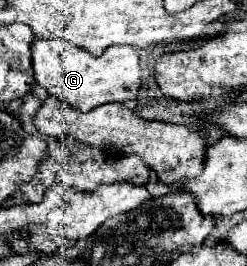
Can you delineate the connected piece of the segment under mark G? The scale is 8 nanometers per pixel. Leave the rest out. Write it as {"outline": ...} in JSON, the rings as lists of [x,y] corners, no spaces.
{"outline":[[[38,39],[32,43],[32,67],[38,85],[80,111],[90,111],[104,103],[136,99],[142,87],[140,51],[132,45],[110,47],[100,57],[94,57],[62,39]]]}

